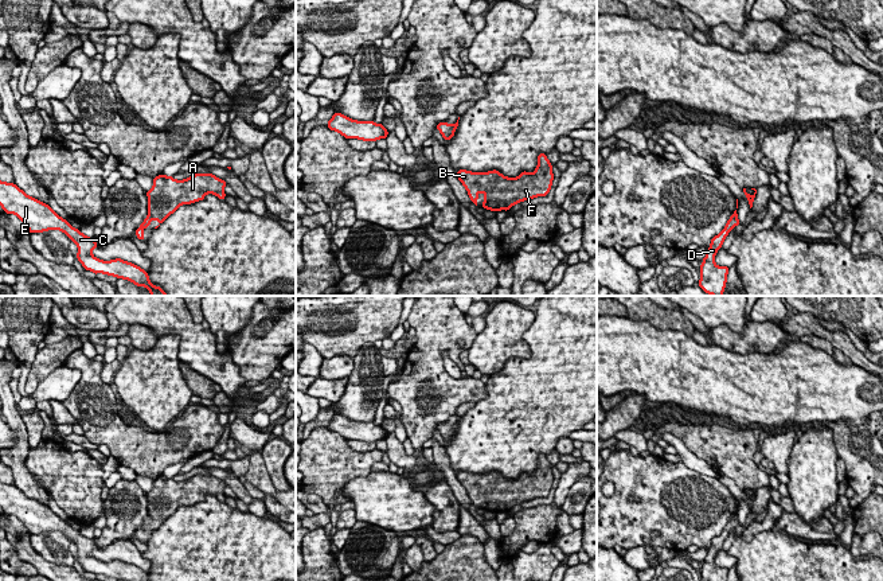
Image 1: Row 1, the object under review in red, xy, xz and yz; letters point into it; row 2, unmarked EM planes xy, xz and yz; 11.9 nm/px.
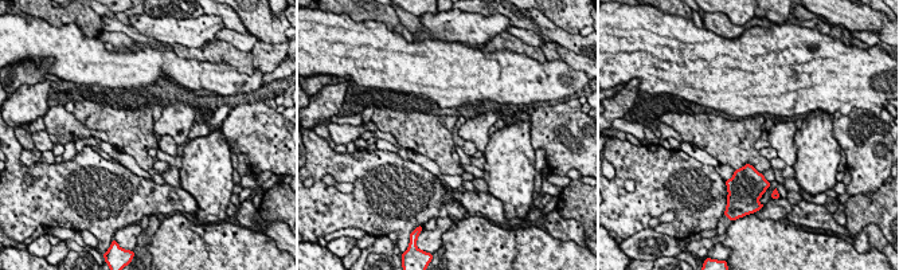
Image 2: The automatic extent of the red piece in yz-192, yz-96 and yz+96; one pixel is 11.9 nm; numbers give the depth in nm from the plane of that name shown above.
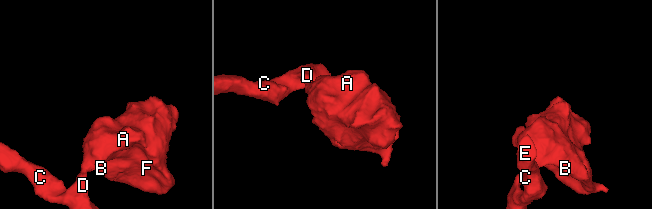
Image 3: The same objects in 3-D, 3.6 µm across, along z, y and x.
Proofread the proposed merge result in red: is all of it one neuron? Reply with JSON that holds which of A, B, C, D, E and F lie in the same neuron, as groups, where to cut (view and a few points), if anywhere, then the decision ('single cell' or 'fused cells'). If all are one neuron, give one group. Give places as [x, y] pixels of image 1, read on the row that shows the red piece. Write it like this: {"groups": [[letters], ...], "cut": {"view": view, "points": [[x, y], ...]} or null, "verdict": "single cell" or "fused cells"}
{"groups": [["A", "B", "C", "D", "E", "F"]], "cut": null, "verdict": "single cell"}

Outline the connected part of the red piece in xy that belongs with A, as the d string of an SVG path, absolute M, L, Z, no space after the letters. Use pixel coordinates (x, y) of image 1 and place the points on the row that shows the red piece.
M195 173L188 179L176 180L172 176L159 175L153 179L153 187L146 191L148 217L136 230L138 239L144 241L144 230L152 221L160 225L173 214L179 206L203 200L207 194L224 200L227 183L212 173Z

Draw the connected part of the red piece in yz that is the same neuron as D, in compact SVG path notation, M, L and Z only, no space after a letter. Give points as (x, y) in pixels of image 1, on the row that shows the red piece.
M735 210L734 214L727 221L726 227L722 230L722 233L711 239L711 245L707 250L706 257L703 258L703 262L700 265L699 286L703 289L703 292L708 295L722 296L724 292L730 268L718 266L715 264L715 254L722 247L723 241L728 235L728 231L738 225L739 219L738 212Z

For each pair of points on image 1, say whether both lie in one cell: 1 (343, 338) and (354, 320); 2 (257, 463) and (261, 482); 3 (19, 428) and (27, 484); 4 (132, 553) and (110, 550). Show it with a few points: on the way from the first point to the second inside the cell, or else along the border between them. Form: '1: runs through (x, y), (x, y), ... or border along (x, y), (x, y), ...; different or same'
1: runs through (343, 334), (350, 324); same
2: runs through (257, 467), (260, 478); same
3: runs through (22, 441), (20, 471); same
4: runs through (127, 552), (116, 550); same

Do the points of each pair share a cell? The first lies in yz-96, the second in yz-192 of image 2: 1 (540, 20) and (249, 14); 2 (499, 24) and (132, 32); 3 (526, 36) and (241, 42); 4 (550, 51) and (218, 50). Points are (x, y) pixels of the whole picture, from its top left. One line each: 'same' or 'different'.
1: different
2: different
3: same
4: different

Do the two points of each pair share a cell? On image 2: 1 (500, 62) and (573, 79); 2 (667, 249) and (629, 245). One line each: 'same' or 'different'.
1: same
2: same

